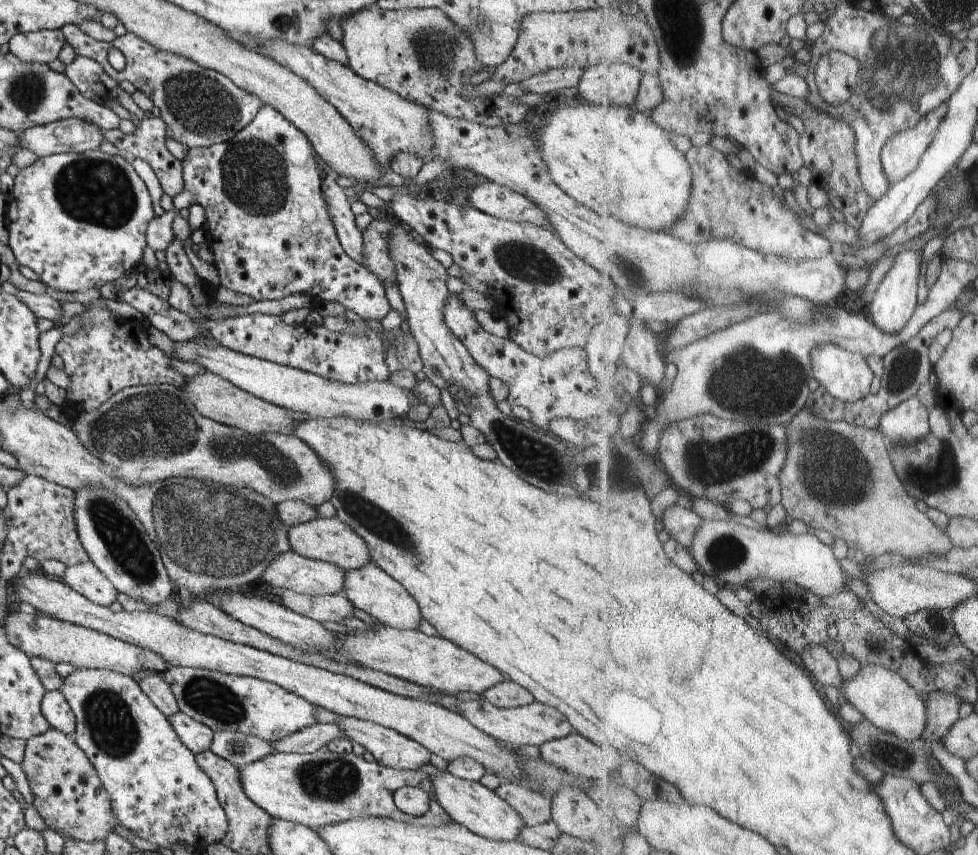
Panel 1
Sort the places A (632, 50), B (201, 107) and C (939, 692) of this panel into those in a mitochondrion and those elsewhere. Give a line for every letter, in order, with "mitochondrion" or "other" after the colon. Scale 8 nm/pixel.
A: other
B: mitochondrion
C: other

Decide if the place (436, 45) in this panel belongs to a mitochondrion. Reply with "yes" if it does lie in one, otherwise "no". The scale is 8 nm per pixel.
yes

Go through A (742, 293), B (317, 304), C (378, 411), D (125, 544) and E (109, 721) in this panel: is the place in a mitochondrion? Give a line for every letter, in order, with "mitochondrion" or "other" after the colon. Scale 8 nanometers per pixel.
A: other
B: other
C: other
D: mitochondrion
E: mitochondrion

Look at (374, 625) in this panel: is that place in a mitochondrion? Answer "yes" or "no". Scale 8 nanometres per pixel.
no

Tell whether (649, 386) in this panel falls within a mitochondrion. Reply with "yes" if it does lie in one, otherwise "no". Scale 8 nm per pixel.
no

